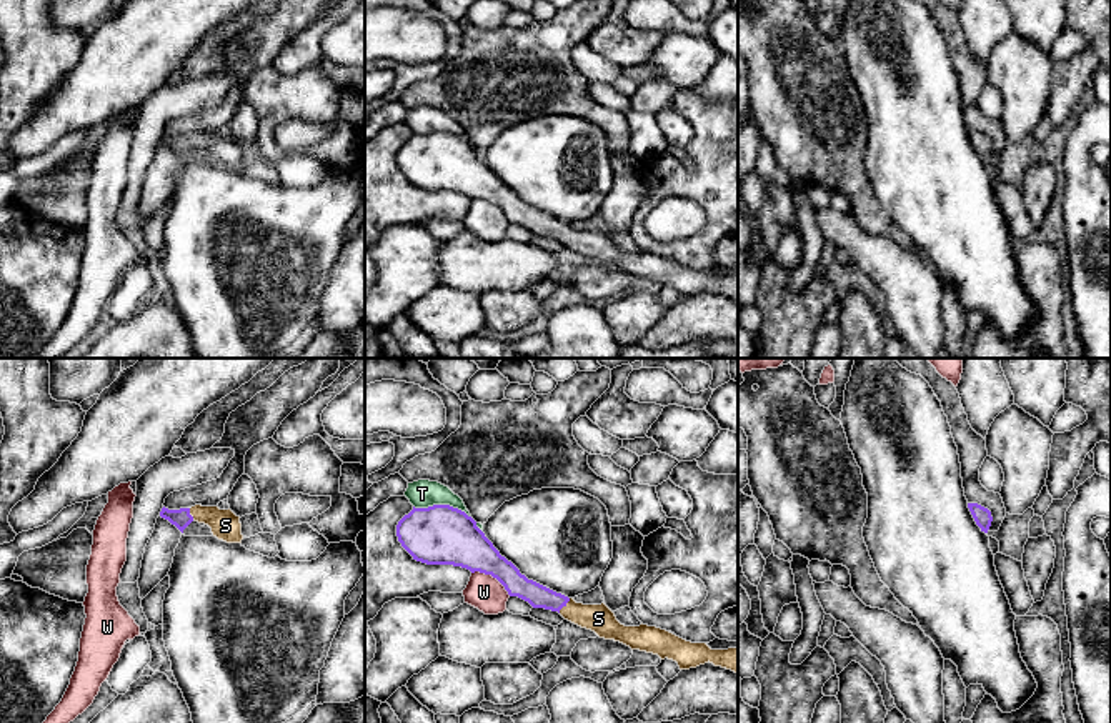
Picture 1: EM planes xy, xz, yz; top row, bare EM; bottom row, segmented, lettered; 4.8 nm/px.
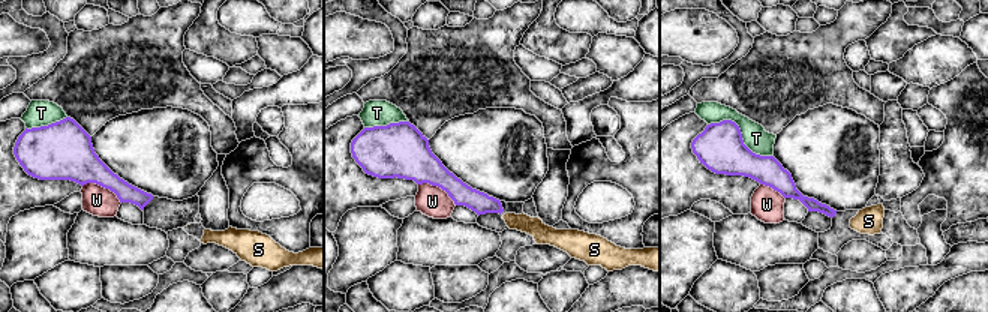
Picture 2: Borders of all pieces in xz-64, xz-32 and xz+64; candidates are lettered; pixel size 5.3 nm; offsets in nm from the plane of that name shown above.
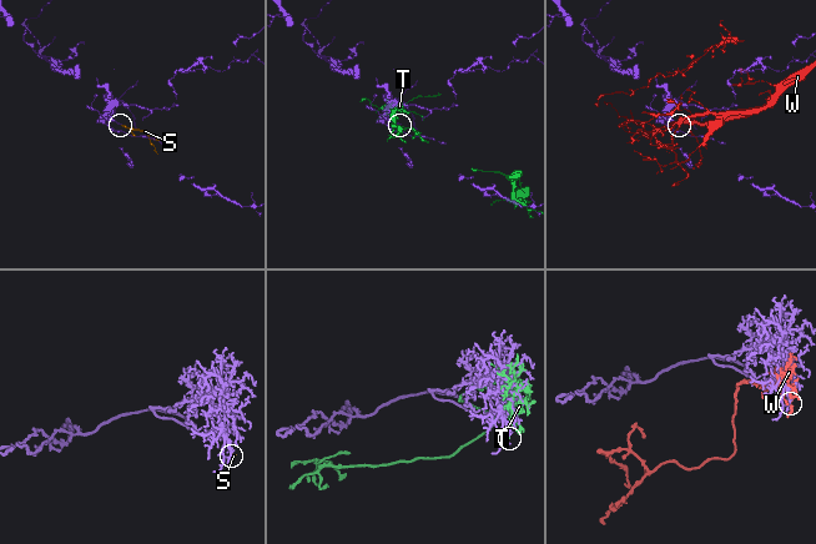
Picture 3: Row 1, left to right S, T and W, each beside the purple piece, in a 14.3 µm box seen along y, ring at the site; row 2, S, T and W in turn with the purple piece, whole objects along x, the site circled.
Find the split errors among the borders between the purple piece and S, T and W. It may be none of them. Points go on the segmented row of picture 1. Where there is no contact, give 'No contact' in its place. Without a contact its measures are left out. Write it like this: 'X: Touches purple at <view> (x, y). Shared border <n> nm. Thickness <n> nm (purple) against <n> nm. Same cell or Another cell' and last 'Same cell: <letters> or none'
S: Touches purple at xz (565, 605). Shared border 90 nm. Thickness 110 nm (purple) against 140 nm. Same cell
T: Touches purple at xz (442, 505). Shared border 280 nm. Thickness 280 nm (purple) against 140 nm. Another cell
W: Touches purple at xz (492, 575). Shared border 220 nm. Thickness 240 nm (purple) against 170 nm. Another cell
Same cell: S

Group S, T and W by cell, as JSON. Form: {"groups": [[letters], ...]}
{"groups": [["S"], ["T"], ["W"]]}

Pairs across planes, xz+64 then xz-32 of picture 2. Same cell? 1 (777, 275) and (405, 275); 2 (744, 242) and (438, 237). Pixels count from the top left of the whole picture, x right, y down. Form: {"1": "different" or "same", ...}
{"1": "different", "2": "same"}

